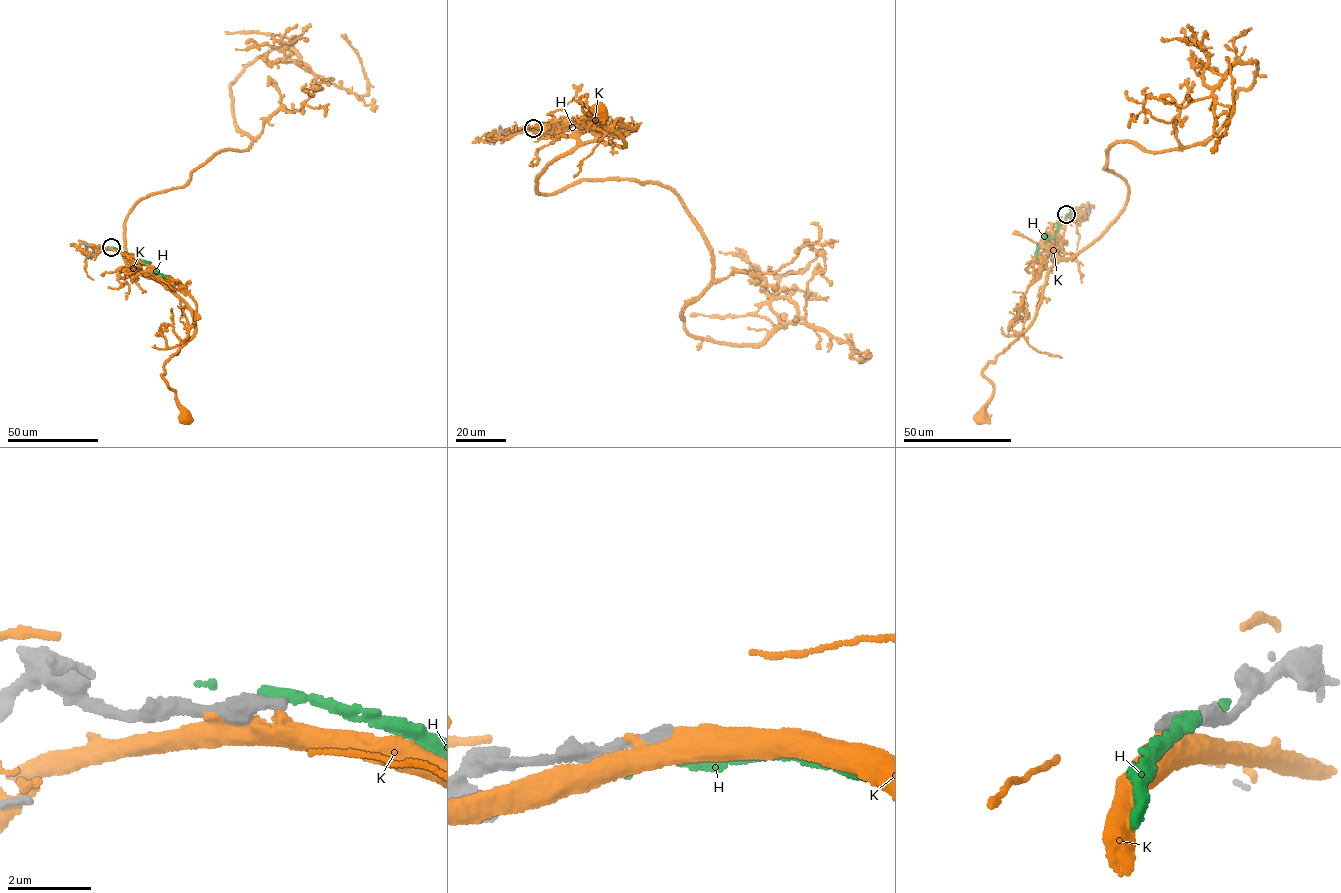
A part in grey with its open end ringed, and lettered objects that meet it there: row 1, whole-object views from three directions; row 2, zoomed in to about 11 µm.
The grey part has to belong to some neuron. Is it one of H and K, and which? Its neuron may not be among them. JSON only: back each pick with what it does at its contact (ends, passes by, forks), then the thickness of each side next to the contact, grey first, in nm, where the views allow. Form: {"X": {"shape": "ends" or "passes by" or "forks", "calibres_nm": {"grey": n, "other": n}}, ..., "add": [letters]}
{"add": []}

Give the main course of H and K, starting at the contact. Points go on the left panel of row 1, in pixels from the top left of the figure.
H: (110, 248), (116, 248), (167, 277)
K: (110, 248), (129, 268), (165, 284), (191, 312), (193, 335), (165, 362), (162, 376), (184, 418)

